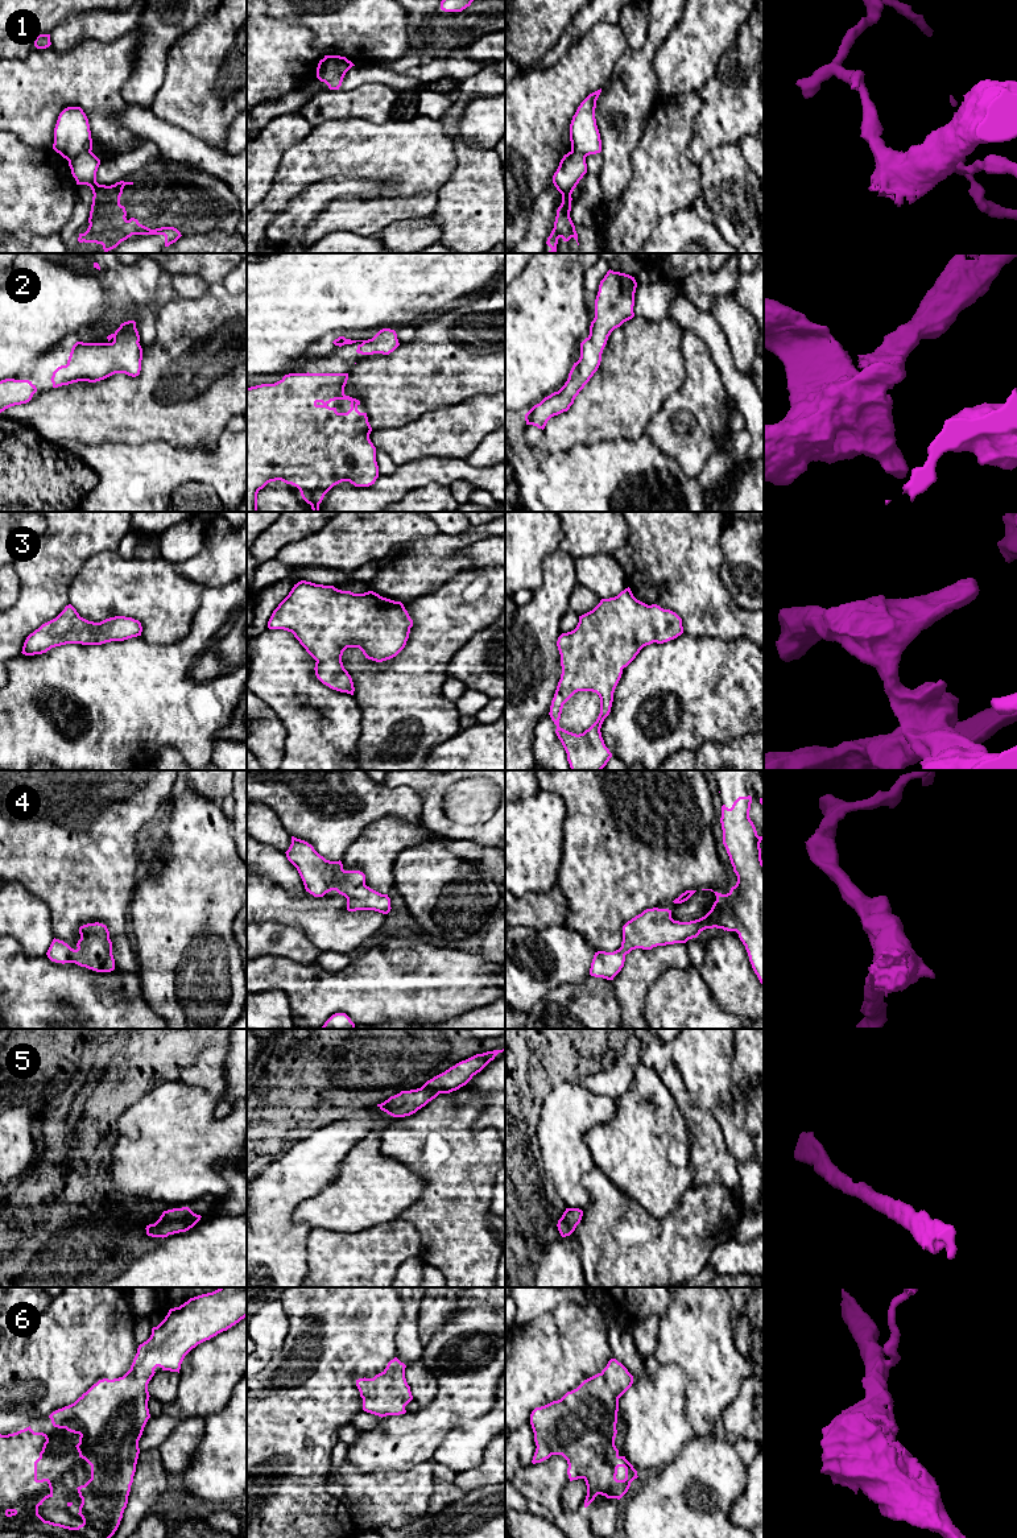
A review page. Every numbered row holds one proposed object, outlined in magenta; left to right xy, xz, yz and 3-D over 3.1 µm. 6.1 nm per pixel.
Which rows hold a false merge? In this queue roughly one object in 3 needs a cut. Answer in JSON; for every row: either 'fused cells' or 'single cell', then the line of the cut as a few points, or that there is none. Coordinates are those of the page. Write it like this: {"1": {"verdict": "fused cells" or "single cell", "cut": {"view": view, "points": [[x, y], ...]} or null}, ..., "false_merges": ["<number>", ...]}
{"1": {"verdict": "fused cells", "cut": {"view": "xy", "points": [[90, 149], [78, 153], [69, 161]]}}, "2": {"verdict": "single cell", "cut": null}, "3": {"verdict": "single cell", "cut": null}, "4": {"verdict": "single cell", "cut": null}, "5": {"verdict": "single cell", "cut": null}, "6": {"verdict": "single cell", "cut": null}, "false_merges": ["1"]}

